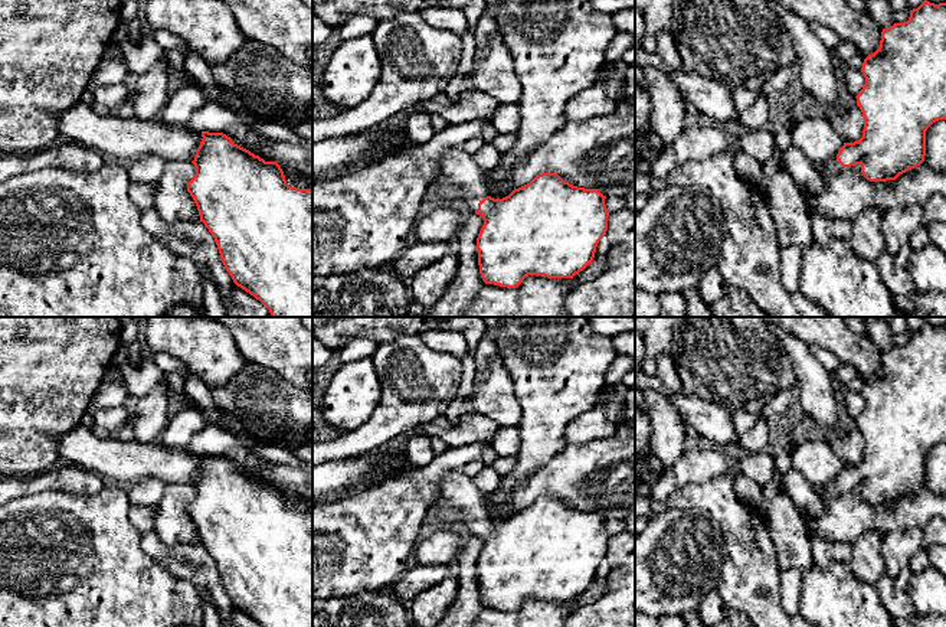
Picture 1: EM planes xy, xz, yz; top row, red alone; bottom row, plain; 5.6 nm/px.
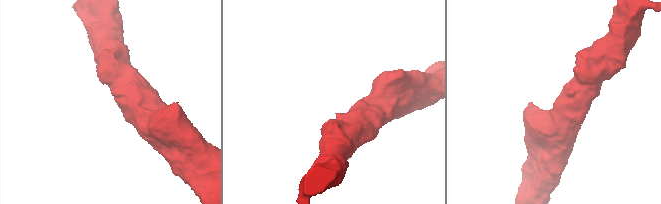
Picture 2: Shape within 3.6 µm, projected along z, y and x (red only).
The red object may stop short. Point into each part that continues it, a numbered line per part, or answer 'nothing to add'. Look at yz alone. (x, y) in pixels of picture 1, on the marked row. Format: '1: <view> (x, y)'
1: yz (831, 167)

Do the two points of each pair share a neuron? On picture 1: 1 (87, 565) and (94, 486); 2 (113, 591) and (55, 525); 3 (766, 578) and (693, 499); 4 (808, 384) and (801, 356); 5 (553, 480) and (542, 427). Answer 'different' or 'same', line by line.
1: different
2: same
3: same
4: same
5: different

